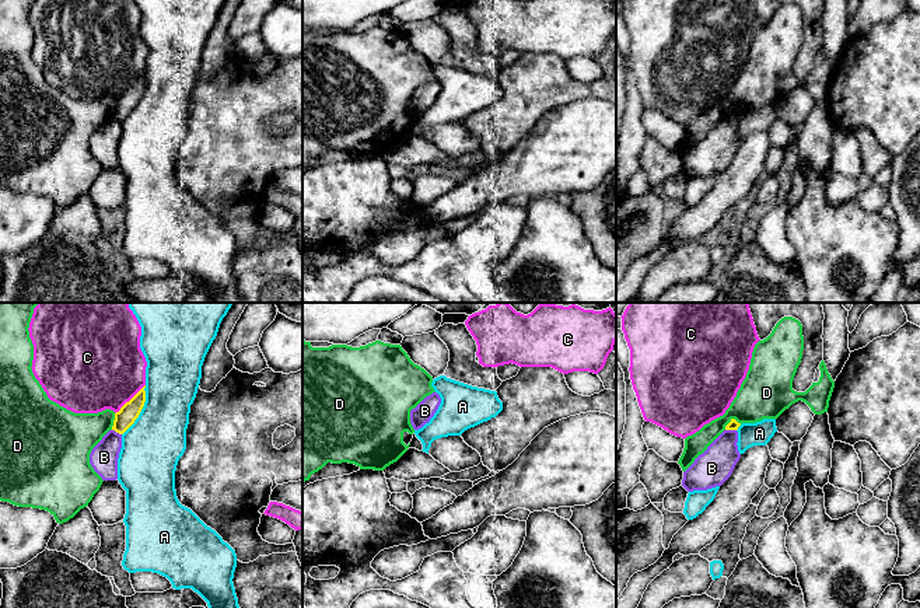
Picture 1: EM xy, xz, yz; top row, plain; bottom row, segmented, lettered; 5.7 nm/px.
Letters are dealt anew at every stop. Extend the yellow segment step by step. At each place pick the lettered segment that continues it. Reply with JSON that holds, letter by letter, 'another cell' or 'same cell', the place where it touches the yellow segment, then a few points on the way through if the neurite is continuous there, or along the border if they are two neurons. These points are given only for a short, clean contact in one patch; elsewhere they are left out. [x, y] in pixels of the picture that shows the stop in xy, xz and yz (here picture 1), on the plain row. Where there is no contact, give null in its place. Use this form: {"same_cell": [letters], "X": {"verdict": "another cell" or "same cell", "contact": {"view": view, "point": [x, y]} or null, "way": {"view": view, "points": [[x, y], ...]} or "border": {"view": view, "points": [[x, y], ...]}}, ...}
{"same_cell": [], "A": {"verdict": "another cell", "contact": {"view": "xy", "point": [140, 97]}}, "B": {"verdict": "another cell", "contact": {"view": "yz", "point": [731, 115]}, "border": {"view": "yz", "points": [[726, 115], [735, 116]]}}, "C": {"verdict": "another cell", "contact": {"view": "xy", "point": [130, 86]}}, "D": {"verdict": "another cell", "contact": {"view": "yz", "point": [731, 107]}}}

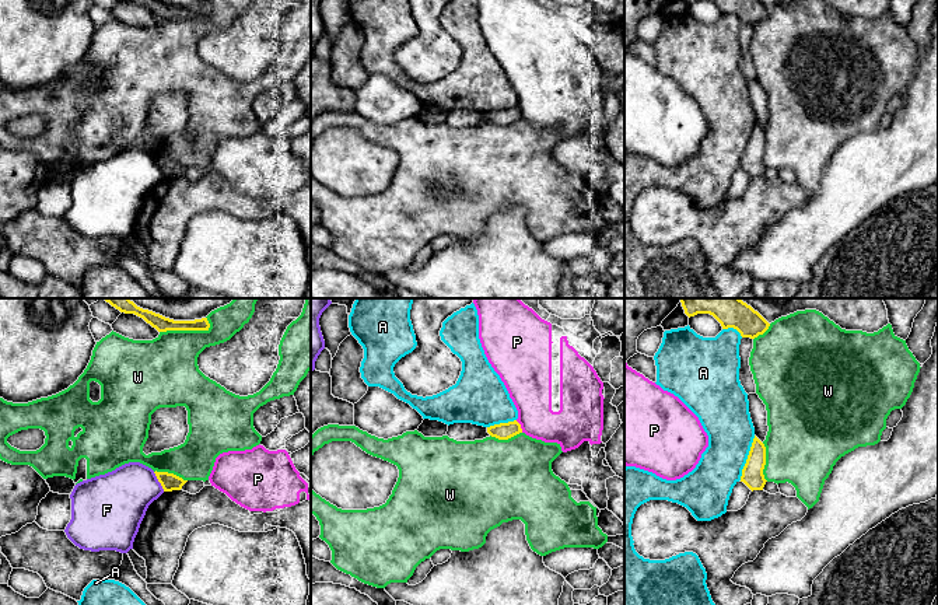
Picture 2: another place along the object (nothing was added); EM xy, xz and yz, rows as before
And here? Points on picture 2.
{"same_cell": [], "A": {"verdict": "another cell", "contact": {"view": "yz", "point": [748, 144]}}, "F": {"verdict": "another cell", "contact": {"view": "xy", "point": [158, 167]}, "border": {"view": "xy", "points": [[153, 158], [164, 177]]}}, "P": {"verdict": "another cell", "contact": {"view": "xz", "point": [520, 112]}}, "W": {"verdict": "another cell", "contact": {"view": "xy", "point": [185, 16]}}}

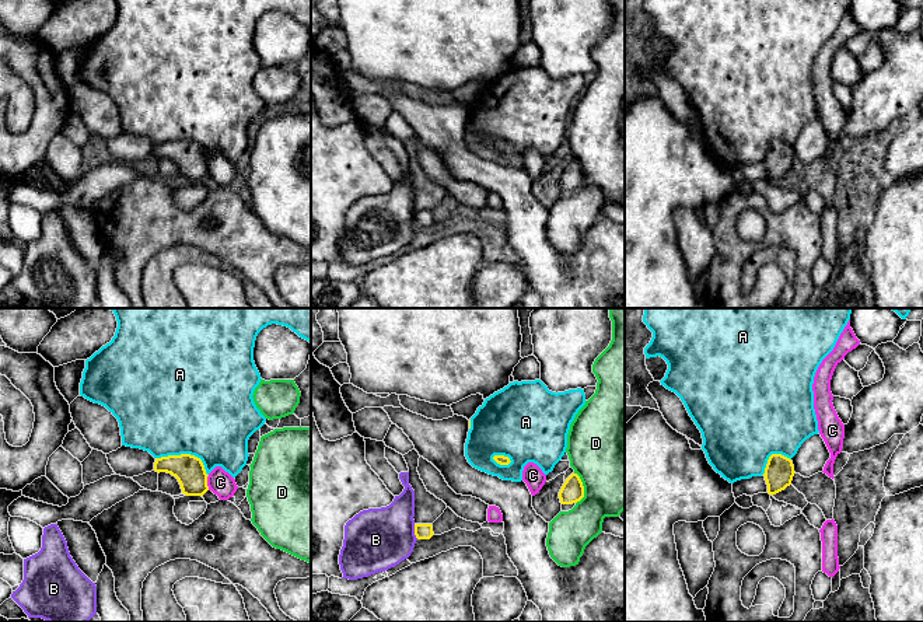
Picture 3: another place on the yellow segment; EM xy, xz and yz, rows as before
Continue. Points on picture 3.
{"same_cell": [], "A": {"verdict": "another cell", "contact": {"view": "xy", "point": [186, 140]}, "border": {"view": "xy", "points": [[156, 143], [193, 140], [200, 146], [207, 161]]}}, "B": {"verdict": "another cell", "contact": {"view": "xz", "point": [415, 217]}}, "C": {"verdict": "another cell", "contact": {"view": "xy", "point": [206, 168]}}, "D": {"verdict": "another cell", "contact": {"view": "xz", "point": [583, 174]}}}

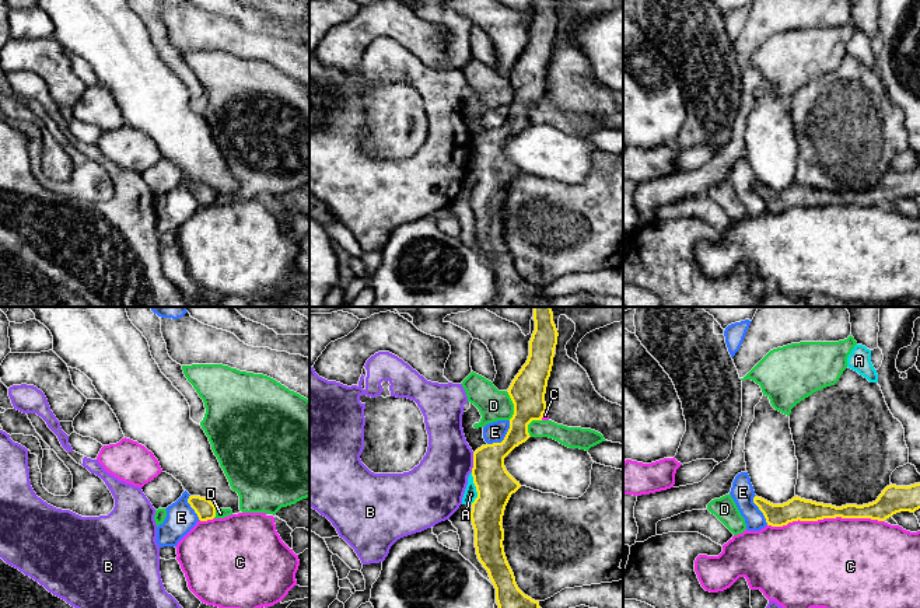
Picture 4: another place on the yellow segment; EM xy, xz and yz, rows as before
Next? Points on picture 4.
{"same_cell": [], "A": {"verdict": "another cell", "contact": {"view": "xz", "point": [476, 174]}, "border": {"view": "xz", "points": [[471, 159], [476, 178], [472, 189]]}}, "B": {"verdict": "another cell", "contact": {"view": "xz", "point": [474, 149]}, "border": {"view": "xz", "points": [[474, 139], [474, 153], [471, 157]]}}, "C": {"verdict": "another cell", "contact": {"view": "yz", "point": [825, 203]}}, "D": {"verdict": "another cell", "contact": {"view": "xz", "point": [514, 91]}, "border": {"view": "xz", "points": [[506, 77], [513, 90], [513, 102], [510, 105]]}}, "E": {"verdict": "another cell", "contact": {"view": "xz", "point": [504, 123]}, "border": {"view": "xz", "points": [[510, 107], [506, 122], [500, 128], [488, 130]]}}}

